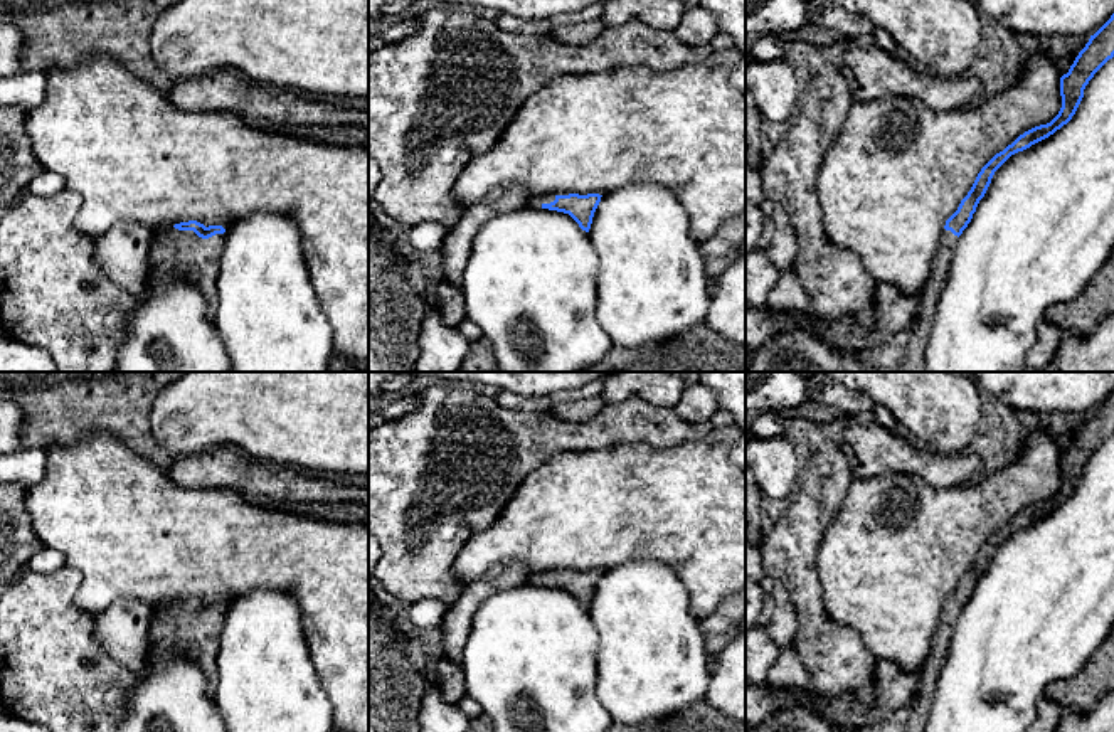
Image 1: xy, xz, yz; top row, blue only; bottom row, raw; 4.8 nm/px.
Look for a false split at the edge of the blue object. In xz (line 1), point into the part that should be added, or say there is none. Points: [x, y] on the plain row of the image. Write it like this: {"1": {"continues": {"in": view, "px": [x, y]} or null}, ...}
{"1": {"continues": {"in": "xz", "px": [535, 579]}}}

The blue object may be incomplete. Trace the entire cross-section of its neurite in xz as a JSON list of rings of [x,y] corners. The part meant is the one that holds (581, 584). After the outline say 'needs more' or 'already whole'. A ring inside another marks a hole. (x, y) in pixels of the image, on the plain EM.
[[[550,570],[550,572],[533,572],[528,576],[532,586],[549,586],[569,591],[582,607],[589,609],[594,589],[601,579],[599,570]]]; needs more

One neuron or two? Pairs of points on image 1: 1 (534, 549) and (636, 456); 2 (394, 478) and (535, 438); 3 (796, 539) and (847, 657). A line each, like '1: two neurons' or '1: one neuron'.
1: one neuron
2: one neuron
3: one neuron

